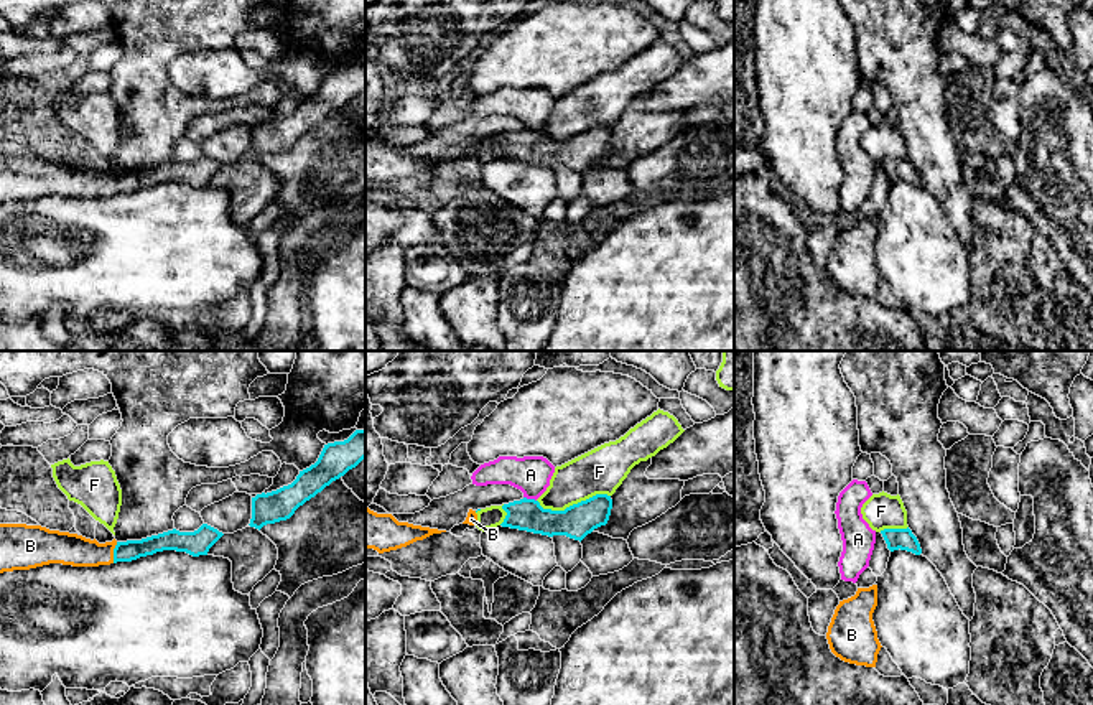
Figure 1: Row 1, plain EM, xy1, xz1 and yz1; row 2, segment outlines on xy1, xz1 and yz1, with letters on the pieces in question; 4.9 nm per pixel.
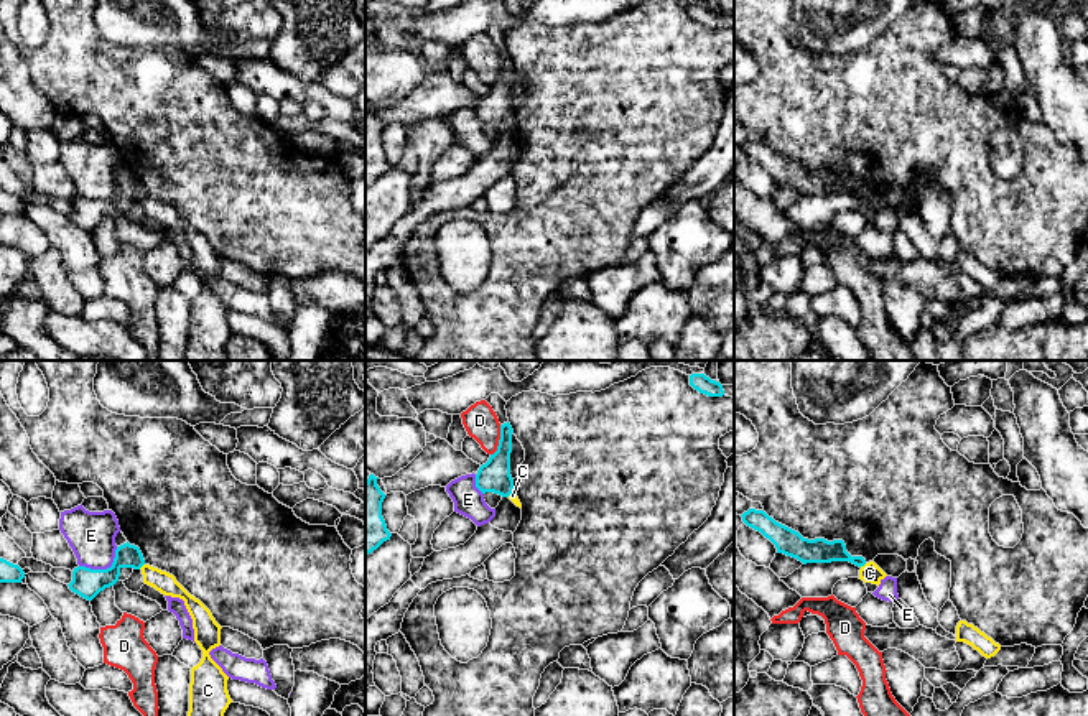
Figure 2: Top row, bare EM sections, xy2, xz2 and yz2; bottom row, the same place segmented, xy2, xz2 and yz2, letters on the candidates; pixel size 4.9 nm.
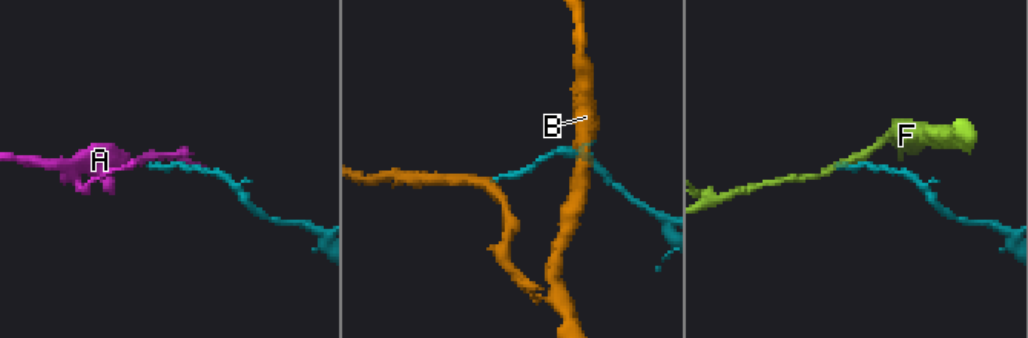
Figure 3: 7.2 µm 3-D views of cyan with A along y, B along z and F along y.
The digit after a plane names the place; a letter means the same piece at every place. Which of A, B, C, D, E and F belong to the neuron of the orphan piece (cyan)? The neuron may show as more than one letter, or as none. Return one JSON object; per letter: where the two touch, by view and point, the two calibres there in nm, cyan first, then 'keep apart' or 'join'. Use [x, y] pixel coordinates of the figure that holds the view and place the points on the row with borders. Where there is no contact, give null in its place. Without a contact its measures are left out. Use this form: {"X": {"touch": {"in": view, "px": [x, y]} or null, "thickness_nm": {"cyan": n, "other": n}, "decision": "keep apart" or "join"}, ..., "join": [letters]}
{"A": {"touch": {"in": "xz1", "px": [530, 499]}, "thickness_nm": {"cyan": 160, "other": 180}, "decision": "keep apart"}, "B": {"touch": {"in": "xy1", "px": [114, 552]}, "thickness_nm": {"cyan": 100, "other": 160}, "decision": "join"}, "C": {"touch": {"in": "yz2", "px": [863, 565]}, "thickness_nm": {"cyan": 120, "other": 100}, "decision": "keep apart"}, "D": {"touch": {"in": "xz2", "px": [499, 440]}, "thickness_nm": {"cyan": 160, "other": 160}, "decision": "keep apart"}, "E": {"touch": {"in": "xy2", "px": [104, 570]}, "thickness_nm": {"cyan": 150, "other": 240}, "decision": "keep apart"}, "F": {"touch": {"in": "xz1", "px": [573, 504]}, "thickness_nm": {"cyan": 160, "other": 220}, "decision": "keep apart"}, "join": ["B"]}

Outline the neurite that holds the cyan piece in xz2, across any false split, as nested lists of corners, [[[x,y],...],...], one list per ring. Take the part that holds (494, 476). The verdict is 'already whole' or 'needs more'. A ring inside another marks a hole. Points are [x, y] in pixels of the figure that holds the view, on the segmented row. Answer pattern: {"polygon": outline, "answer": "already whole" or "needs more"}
{"polygon": [[[509,421],[500,425],[497,451],[491,454],[489,461],[476,474],[476,487],[482,494],[494,492],[509,497],[514,492],[514,479],[510,476],[512,433]]], "answer": "already whole"}

